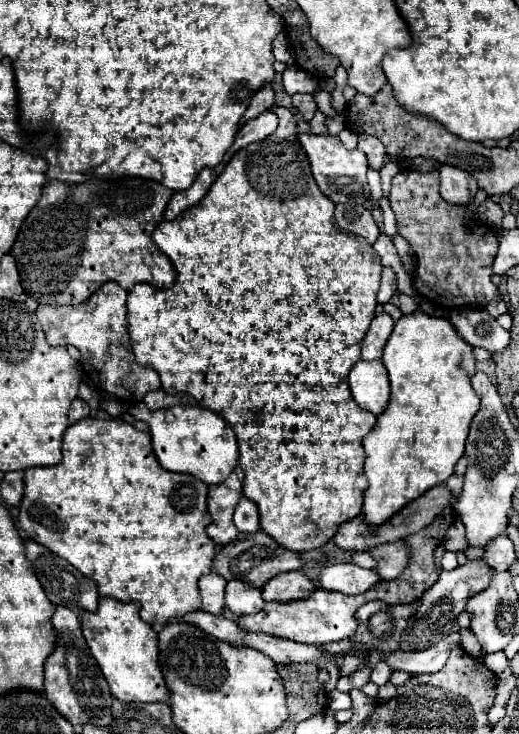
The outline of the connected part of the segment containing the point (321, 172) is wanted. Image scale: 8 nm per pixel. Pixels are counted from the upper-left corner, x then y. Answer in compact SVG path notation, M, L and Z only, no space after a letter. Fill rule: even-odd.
M300 135L300 143L310 159L312 175L318 183L318 187L334 201L338 203L364 203L370 199L370 185L366 179L368 161L366 155L358 149L348 151L338 137L332 135Z

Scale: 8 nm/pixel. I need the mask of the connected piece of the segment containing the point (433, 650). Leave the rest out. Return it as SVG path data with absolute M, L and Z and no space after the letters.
M450 633L446 635L440 643L424 649L424 651L392 651L384 657L384 663L388 663L394 671L406 671L410 675L418 673L436 673L444 667L450 649L460 643L460 633Z

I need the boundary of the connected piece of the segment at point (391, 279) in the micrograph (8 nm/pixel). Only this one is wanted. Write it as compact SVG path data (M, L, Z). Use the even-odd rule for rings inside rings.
M386 267L382 271L382 283L380 283L380 291L378 291L378 303L384 305L392 299L392 295L396 293L396 275L390 267Z

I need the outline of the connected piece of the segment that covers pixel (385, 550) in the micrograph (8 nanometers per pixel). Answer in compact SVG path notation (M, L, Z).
M402 541L372 547L368 553L376 559L374 571L384 581L398 577L398 573L402 573L402 569L406 567L406 547L402 545Z

